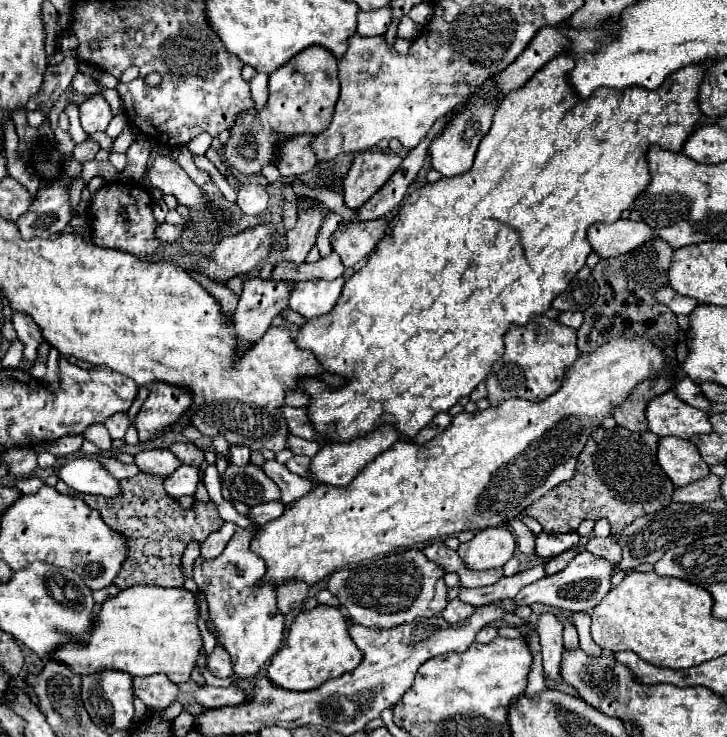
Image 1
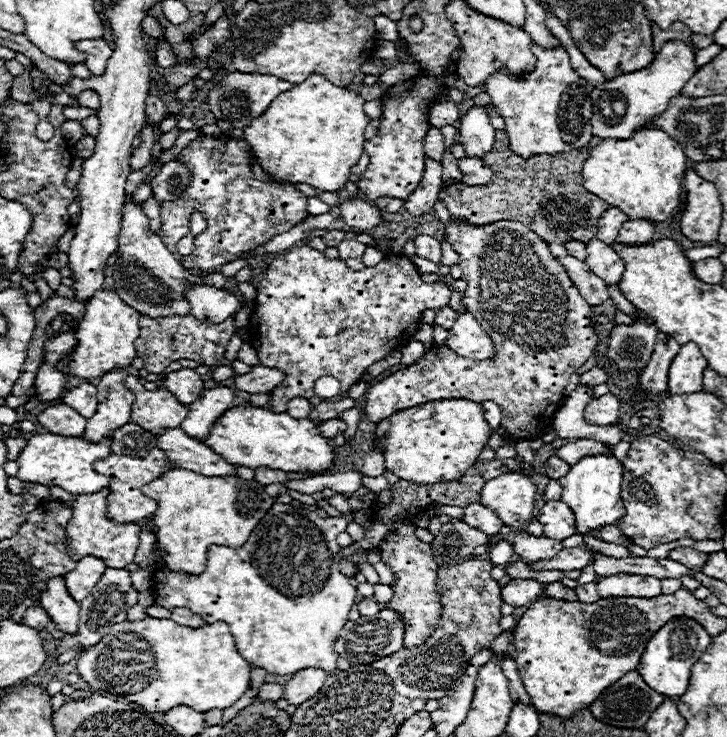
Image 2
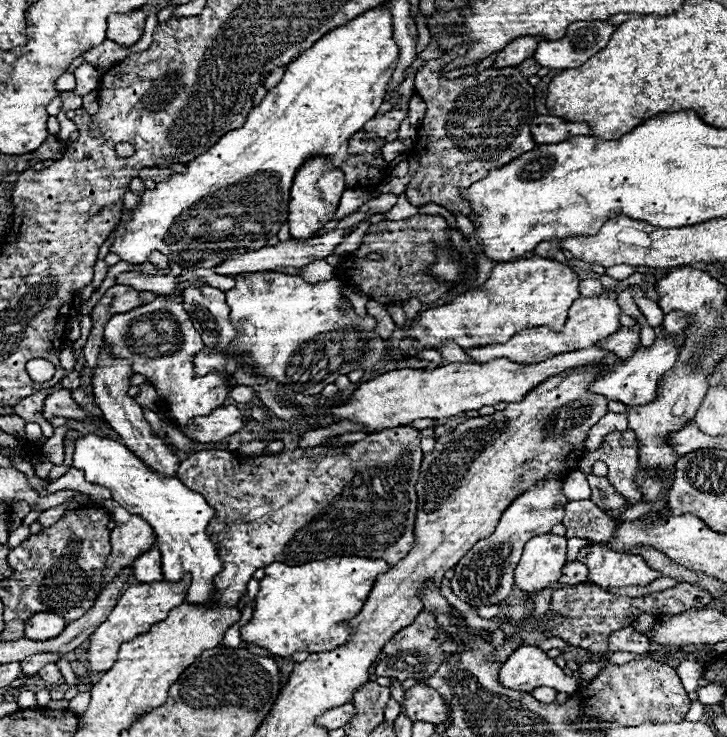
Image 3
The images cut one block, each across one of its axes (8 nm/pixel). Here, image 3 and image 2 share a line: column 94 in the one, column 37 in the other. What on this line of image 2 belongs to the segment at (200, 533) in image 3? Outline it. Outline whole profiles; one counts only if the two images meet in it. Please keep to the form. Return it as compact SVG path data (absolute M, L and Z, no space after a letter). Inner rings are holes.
M34 434L28 444L24 446L24 450L20 452L20 456L16 458L20 470L18 470L18 478L22 482L34 482L34 484L44 484L44 486L60 486L62 490L70 492L72 496L82 496L82 494L94 494L102 488L108 486L108 478L98 474L92 464L98 458L106 458L110 456L110 440L102 440L98 444L90 444L84 442L84 438L64 438L58 434Z

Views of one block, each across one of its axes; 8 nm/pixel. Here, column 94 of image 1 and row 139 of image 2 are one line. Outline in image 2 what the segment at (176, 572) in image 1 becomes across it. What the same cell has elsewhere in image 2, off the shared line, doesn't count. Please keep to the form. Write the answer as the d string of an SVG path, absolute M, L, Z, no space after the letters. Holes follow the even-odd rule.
M504 130L496 132L494 150L486 154L484 162L494 170L492 182L484 186L468 186L454 182L446 186L440 196L454 218L466 218L470 224L492 224L498 220L518 220L530 226L544 242L566 244L570 240L590 242L596 238L596 222L606 212L608 204L584 188L582 164L590 156L590 148L562 152L556 156L536 154L522 158L512 152Z

